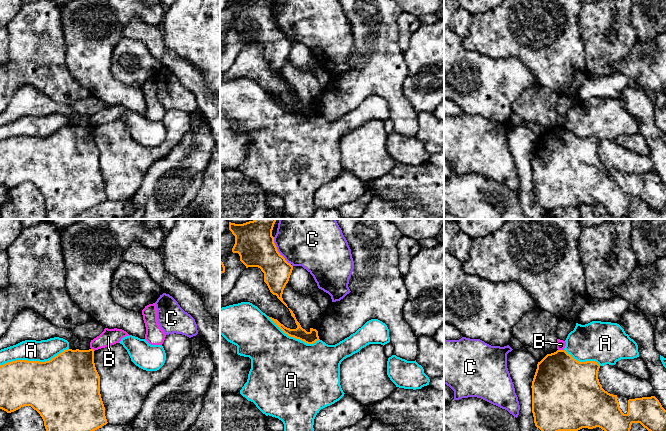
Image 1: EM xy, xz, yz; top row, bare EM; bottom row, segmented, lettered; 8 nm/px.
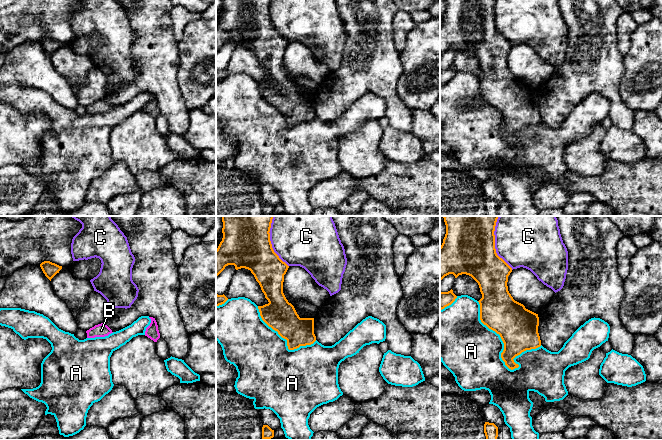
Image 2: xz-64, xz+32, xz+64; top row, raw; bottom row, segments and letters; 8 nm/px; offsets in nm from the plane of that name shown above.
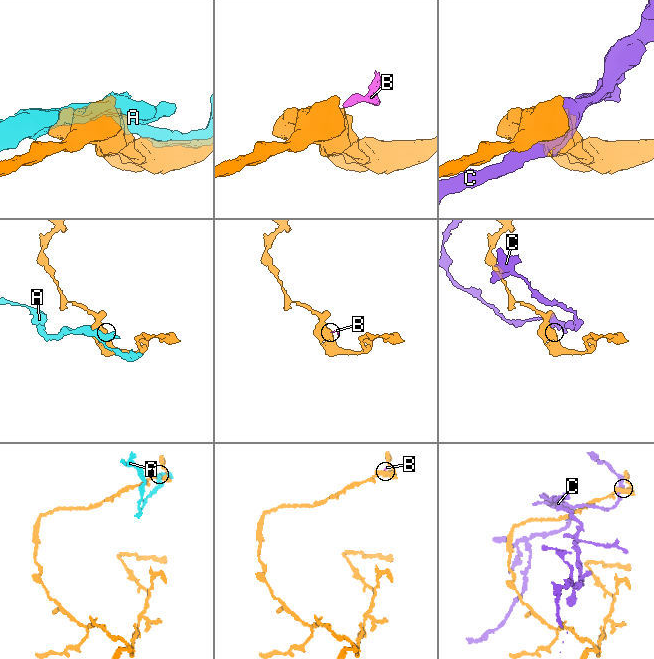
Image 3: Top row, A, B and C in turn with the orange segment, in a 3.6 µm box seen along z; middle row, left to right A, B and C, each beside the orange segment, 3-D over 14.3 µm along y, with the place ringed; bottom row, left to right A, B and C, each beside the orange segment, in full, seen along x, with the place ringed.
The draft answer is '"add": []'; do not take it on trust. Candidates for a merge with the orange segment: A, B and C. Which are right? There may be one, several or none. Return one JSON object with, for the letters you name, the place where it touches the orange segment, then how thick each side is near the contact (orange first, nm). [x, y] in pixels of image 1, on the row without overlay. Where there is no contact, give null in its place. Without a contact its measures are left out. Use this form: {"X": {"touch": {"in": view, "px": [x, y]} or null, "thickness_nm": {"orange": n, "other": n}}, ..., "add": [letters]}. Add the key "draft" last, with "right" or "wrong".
{"add": [], "draft": "right"}

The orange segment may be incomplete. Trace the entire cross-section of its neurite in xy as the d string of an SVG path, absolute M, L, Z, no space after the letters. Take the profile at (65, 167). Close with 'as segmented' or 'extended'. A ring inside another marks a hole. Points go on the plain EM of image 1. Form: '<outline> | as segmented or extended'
M67 125L45 138L16 136L0 141L0 185L11 189L24 182L31 182L42 193L48 219L75 219L83 211L106 201L94 126Z | as segmented

